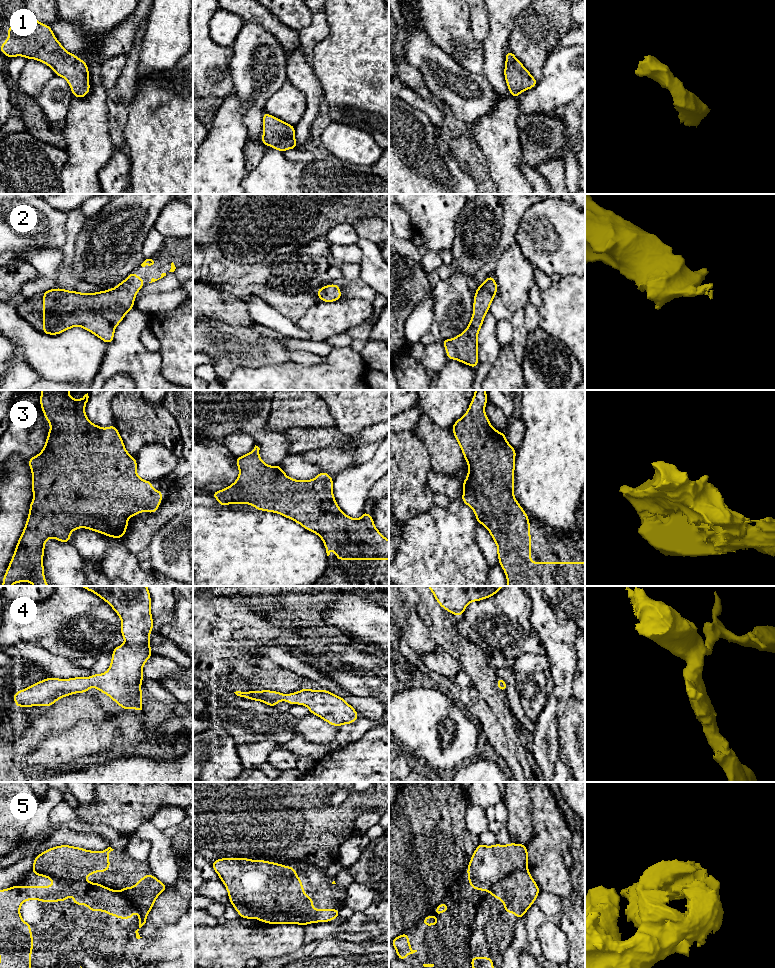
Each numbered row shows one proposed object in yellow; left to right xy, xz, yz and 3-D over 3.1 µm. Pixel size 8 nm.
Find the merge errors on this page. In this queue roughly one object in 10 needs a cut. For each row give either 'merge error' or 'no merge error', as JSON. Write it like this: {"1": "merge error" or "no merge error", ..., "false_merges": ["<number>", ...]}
{"1": "no merge error", "2": "no merge error", "3": "no merge error", "4": "no merge error", "5": "no merge error", "false_merges": []}

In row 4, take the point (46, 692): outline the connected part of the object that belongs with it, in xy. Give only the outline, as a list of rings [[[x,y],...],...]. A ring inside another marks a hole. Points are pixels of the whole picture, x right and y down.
[[[80,586],[95,593],[107,602],[121,618],[121,634],[125,640],[123,645],[113,649],[109,669],[103,674],[92,674],[90,677],[74,677],[69,679],[46,678],[12,695],[16,707],[49,707],[57,700],[76,693],[87,693],[94,687],[121,706],[122,710],[134,708],[144,711],[141,698],[141,684],[144,676],[142,669],[153,652],[150,649],[149,634],[153,631],[153,617],[151,615],[151,596],[147,586]]]

